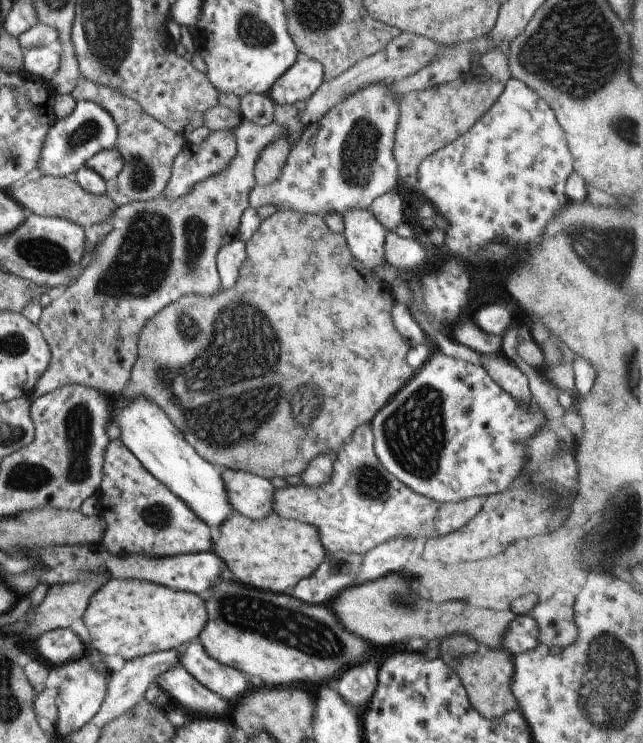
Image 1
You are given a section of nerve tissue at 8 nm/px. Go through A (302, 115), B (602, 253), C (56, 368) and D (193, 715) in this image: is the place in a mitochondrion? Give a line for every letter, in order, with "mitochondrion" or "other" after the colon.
A: other
B: mitochondrion
C: other
D: other

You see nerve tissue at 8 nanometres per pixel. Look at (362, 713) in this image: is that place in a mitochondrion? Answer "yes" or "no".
no

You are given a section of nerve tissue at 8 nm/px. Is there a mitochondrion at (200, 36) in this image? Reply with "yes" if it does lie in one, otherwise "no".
no

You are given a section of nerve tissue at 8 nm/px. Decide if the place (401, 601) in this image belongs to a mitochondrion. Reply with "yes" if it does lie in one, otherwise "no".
yes

